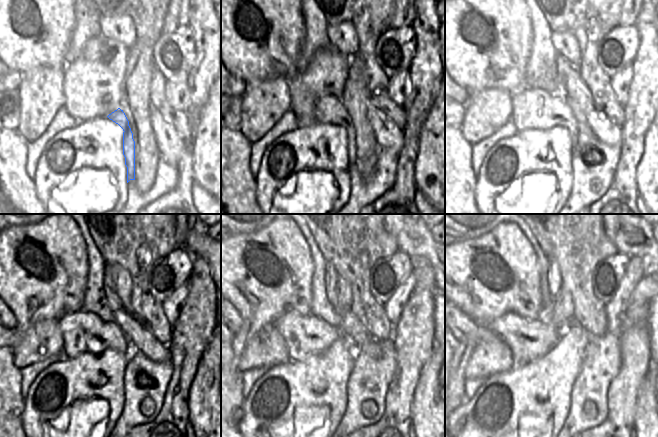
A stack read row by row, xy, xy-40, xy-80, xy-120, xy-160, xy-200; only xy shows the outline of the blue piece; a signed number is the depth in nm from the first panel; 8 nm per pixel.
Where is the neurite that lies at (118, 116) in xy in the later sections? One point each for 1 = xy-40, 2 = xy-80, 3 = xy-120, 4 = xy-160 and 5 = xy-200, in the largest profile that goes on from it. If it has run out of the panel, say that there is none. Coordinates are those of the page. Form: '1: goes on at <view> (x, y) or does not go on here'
1: goes on at xy-40 (328, 109)
2: goes on at xy-80 (533, 108)
3: goes on at xy-120 (83, 332)
4: goes on at xy-160 (305, 335)
5: goes on at xy-200 (528, 340)

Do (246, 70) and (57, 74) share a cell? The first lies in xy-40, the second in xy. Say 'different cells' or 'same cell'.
different cells

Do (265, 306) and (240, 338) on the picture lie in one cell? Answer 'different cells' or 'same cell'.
same cell

